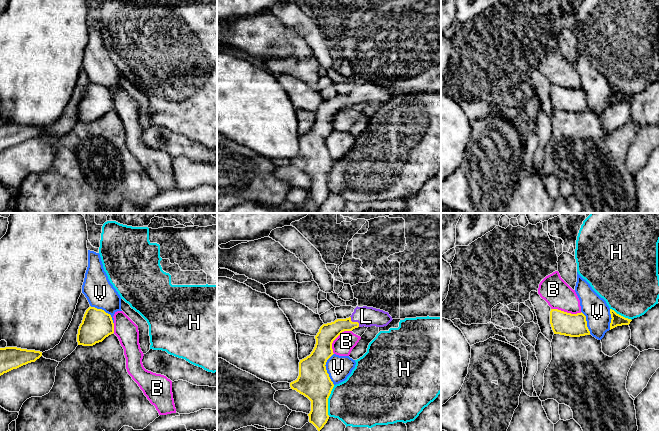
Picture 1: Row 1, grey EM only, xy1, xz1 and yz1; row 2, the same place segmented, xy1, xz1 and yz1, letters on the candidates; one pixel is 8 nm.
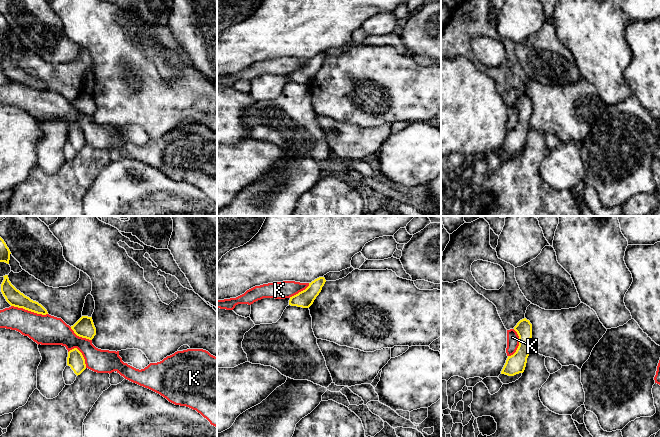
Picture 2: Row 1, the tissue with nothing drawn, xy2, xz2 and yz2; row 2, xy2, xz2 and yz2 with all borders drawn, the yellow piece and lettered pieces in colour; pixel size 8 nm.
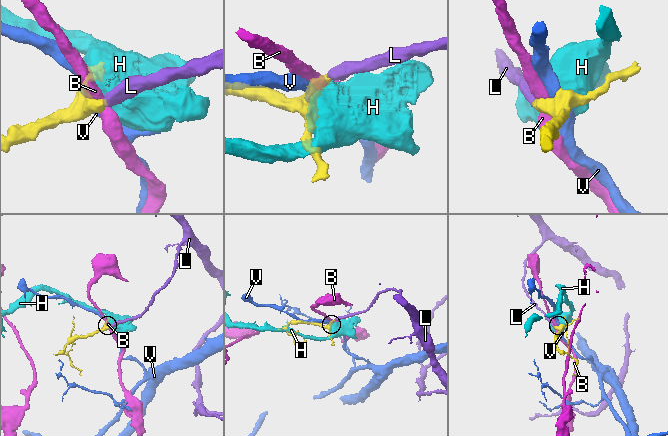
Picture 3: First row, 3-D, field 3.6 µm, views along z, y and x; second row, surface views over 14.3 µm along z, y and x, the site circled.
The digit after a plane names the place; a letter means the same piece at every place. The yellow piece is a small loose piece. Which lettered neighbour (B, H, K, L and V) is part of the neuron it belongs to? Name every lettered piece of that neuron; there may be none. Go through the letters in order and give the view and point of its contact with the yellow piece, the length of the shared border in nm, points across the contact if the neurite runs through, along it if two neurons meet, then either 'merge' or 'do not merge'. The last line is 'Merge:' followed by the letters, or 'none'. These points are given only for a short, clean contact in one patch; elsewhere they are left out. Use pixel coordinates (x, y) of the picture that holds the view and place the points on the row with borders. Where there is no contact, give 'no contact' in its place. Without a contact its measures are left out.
B: xz1 (336, 337) | 240 nm | along xz1 (351, 330), (345, 330), (333, 341), (333, 353) | do not merge
H: xz1 (327, 400) | 260 nm | along xz1 (334, 385), (328, 398), (328, 415) | do not merge
K: xy2 (29, 310) | 300 nm | do not merge
L: xz1 (354, 322) | 120 nm | across xz1 (328, 332), (340, 325), (354, 322), (360, 317), (366, 316) | merge
V: xz1 (325, 369) | 260 nm | do not merge
Merge: L

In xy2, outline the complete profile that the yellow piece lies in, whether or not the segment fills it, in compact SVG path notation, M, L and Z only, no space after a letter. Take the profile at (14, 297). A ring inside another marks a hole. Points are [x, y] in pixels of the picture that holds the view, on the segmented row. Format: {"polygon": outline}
{"polygon": "M8 275L3 277L4 280L1 284L1 292L11 306L23 308L37 314L48 314L47 310L41 304L31 300L29 297L17 290L9 281Z"}

